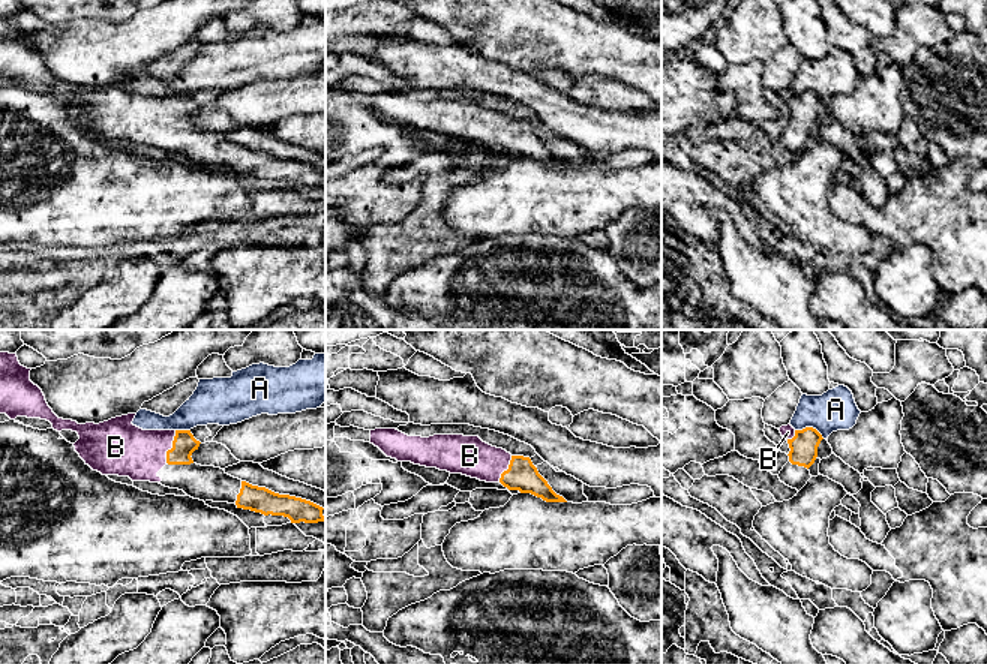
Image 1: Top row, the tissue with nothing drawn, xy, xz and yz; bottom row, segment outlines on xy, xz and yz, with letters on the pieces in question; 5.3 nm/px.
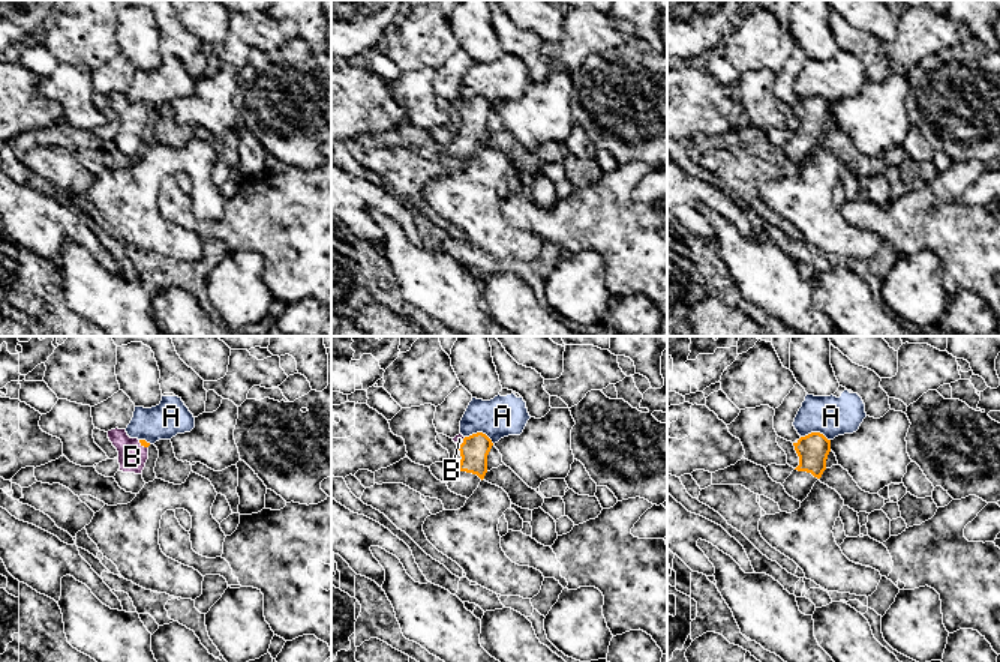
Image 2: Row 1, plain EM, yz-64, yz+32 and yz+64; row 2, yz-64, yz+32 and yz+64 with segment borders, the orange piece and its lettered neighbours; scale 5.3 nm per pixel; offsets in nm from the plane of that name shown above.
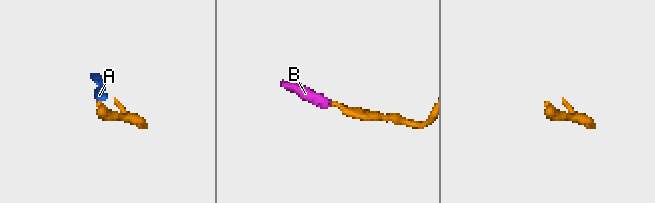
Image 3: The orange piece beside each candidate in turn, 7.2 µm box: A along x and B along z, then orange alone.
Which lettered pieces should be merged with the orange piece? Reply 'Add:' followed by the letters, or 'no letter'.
Add: B

